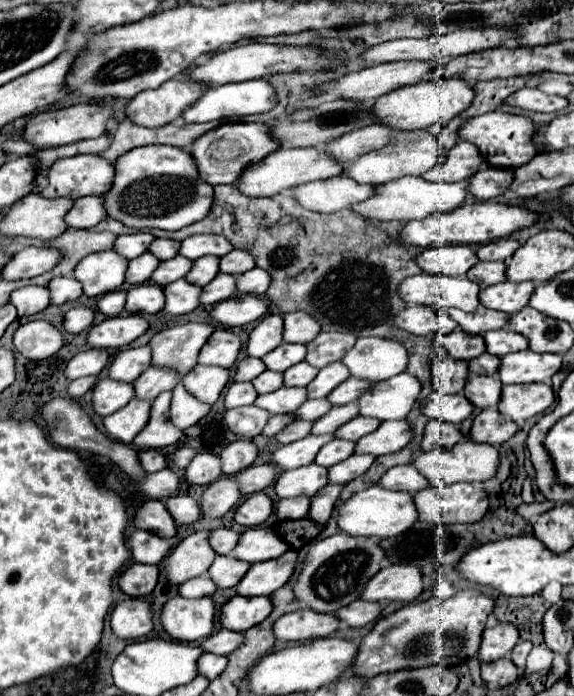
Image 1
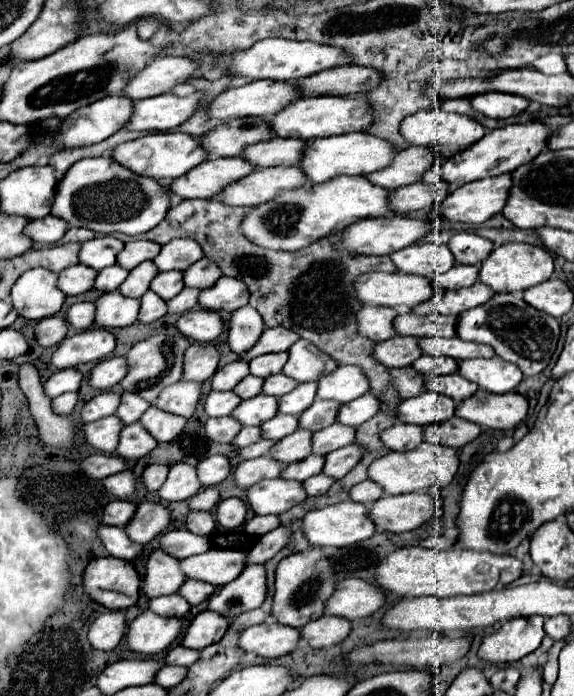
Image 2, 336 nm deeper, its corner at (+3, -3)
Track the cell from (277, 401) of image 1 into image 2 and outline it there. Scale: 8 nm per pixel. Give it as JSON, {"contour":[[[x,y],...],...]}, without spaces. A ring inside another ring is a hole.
{"contour":[[[258,394],[250,400],[242,400],[238,408],[232,412],[232,416],[242,426],[260,426],[278,412],[278,398],[268,394]]]}

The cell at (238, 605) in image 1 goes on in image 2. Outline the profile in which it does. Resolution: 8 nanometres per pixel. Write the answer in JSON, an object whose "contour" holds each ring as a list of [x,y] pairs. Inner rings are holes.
{"contour":[[[204,610],[192,620],[182,640],[182,646],[202,650],[214,644],[216,640],[220,640],[228,628],[230,628],[230,620],[226,616],[220,616],[218,612],[212,612],[212,610]]]}

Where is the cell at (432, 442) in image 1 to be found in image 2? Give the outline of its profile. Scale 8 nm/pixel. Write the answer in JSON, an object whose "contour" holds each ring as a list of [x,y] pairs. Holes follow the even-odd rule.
{"contour":[[[394,424],[386,432],[382,432],[382,442],[396,452],[406,452],[418,448],[424,442],[424,428],[414,424]]]}

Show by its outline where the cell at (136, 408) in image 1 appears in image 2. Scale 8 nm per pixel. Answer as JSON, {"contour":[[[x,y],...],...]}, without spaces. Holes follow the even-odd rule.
{"contour":[[[108,416],[98,422],[84,424],[84,438],[90,446],[94,446],[106,454],[112,454],[118,446],[122,428],[124,428],[124,424],[118,416]]]}

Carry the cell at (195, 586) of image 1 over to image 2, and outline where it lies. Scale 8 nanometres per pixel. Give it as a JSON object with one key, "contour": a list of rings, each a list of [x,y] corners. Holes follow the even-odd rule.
{"contour":[[[180,594],[152,598],[148,606],[152,612],[158,612],[160,616],[178,616],[178,618],[182,618],[190,610],[190,604]]]}

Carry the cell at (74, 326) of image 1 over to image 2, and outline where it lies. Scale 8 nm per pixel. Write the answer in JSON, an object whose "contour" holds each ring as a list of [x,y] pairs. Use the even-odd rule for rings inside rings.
{"contour":[[[50,316],[50,318],[44,318],[36,324],[36,340],[40,346],[56,346],[60,344],[64,338],[66,338],[66,332],[68,332],[68,324],[64,318],[60,316]]]}

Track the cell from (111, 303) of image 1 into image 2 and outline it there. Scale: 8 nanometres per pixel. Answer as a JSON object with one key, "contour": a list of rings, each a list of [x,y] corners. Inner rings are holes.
{"contour":[[[80,302],[70,306],[66,320],[78,330],[88,330],[94,326],[94,316],[96,316],[96,304],[94,302]]]}

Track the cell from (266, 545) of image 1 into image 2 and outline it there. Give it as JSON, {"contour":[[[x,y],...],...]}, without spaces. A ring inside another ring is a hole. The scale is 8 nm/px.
{"contour":[[[212,548],[210,552],[184,558],[182,570],[188,578],[204,580],[214,586],[226,586],[226,582],[232,582],[240,576],[240,572],[246,568],[246,560],[246,552]]]}

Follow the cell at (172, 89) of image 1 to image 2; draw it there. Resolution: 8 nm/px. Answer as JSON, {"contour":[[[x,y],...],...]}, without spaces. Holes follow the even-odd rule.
{"contour":[[[106,96],[70,114],[62,122],[60,132],[54,136],[54,140],[64,148],[98,144],[114,132],[122,130],[122,126],[130,122],[132,114],[134,100],[128,100],[126,96]]]}

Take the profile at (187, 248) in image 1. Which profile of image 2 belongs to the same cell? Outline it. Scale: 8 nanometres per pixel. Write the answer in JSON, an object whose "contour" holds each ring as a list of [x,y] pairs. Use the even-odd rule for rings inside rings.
{"contour":[[[178,238],[178,240],[170,240],[168,244],[162,246],[160,254],[154,258],[154,264],[158,266],[160,272],[168,272],[168,270],[184,272],[200,258],[204,258],[204,252],[196,240]]]}

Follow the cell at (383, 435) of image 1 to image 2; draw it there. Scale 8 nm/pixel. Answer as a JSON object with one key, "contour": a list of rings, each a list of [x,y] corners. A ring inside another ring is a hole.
{"contour":[[[356,442],[346,446],[346,448],[338,448],[326,456],[326,464],[324,464],[322,472],[340,480],[362,460],[364,452],[366,452],[366,448],[362,444],[356,444]]]}

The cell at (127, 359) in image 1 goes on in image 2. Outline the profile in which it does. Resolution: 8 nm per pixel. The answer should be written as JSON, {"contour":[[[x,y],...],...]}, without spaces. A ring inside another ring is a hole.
{"contour":[[[108,358],[92,368],[90,386],[96,390],[108,390],[116,386],[128,374],[128,364],[124,358]]]}

